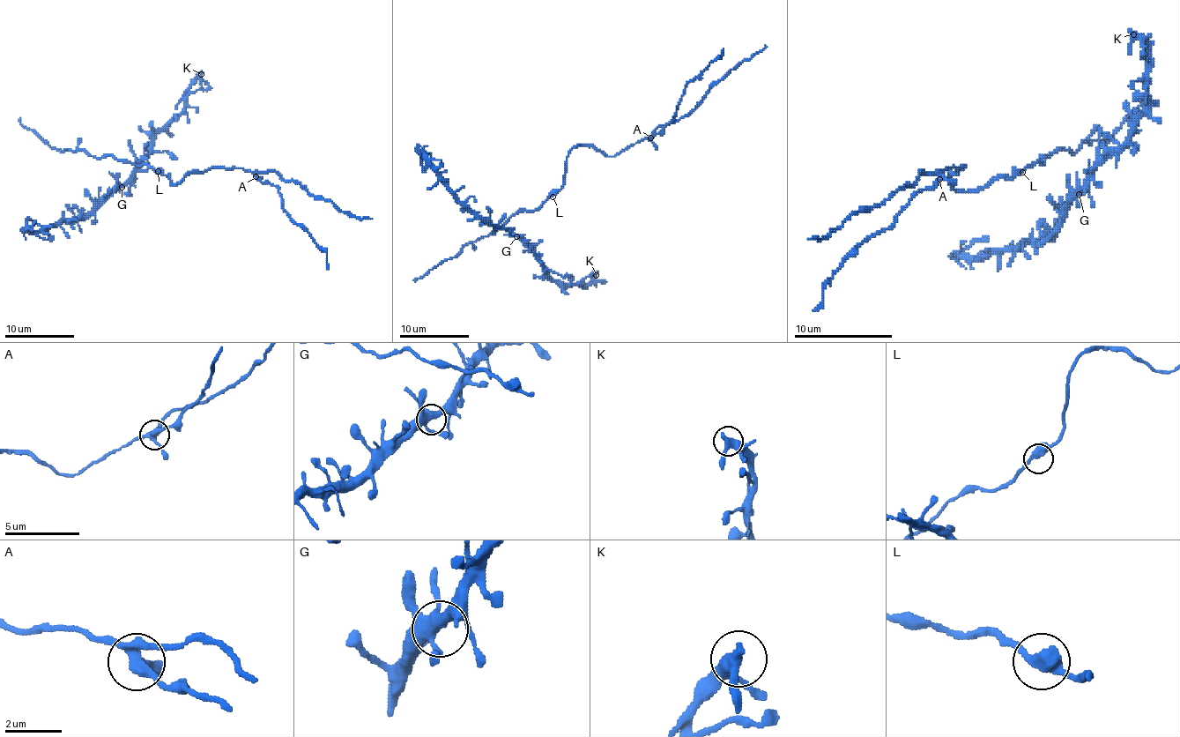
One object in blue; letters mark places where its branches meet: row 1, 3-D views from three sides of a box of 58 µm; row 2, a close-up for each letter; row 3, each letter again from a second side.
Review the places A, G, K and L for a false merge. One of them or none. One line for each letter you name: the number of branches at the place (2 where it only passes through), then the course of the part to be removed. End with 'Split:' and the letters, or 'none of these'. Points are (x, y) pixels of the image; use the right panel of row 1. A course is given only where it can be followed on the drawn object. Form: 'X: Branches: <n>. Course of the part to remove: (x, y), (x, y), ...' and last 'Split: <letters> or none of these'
A: Branches: 4. Course of the part to remove: (938, 180), (933, 187), (914, 197), (886, 229), (867, 236), (823, 288), (823, 301), (812, 310)
Split: A

